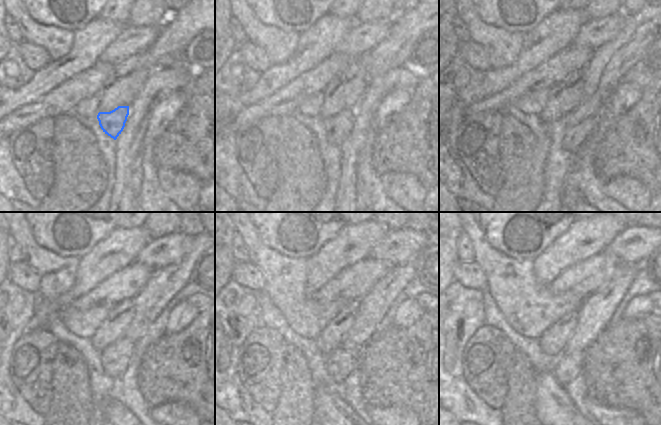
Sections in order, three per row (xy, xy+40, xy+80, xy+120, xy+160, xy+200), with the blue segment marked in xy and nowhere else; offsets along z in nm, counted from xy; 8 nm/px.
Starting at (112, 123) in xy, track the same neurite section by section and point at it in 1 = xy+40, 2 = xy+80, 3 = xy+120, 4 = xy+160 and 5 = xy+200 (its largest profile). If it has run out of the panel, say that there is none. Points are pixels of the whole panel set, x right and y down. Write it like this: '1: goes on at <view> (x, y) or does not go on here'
1: goes on at xy+40 (338, 127)
2: goes on at xy+80 (570, 131)
3: goes on at xy+120 (115, 359)
4: goes on at xy+160 (342, 361)
5: goes on at xy+200 (567, 367)

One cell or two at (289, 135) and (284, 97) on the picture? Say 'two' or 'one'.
two

